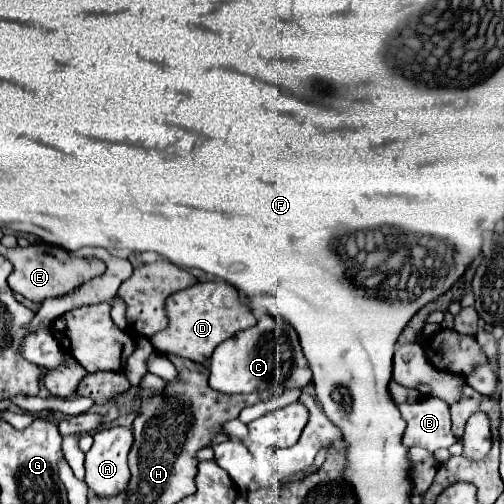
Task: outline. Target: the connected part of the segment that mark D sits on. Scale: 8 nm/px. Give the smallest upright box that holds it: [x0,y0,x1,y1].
[152,282,256,366]

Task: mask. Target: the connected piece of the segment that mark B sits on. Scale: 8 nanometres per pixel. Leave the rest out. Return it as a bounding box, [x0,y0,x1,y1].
[400,396,454,452]

